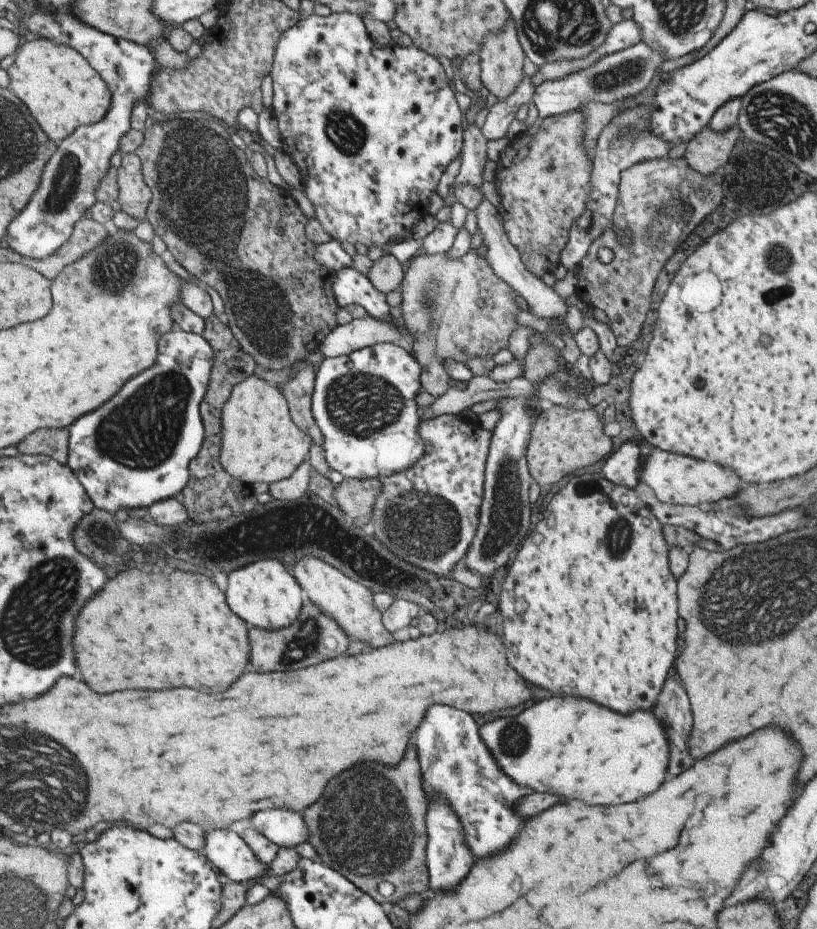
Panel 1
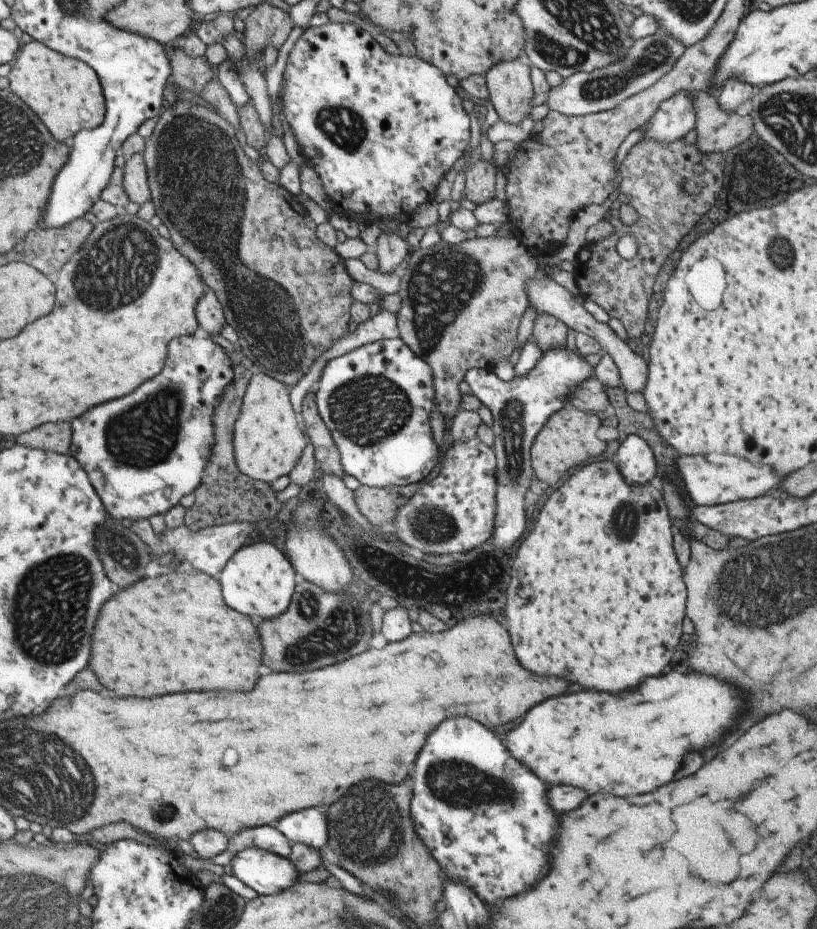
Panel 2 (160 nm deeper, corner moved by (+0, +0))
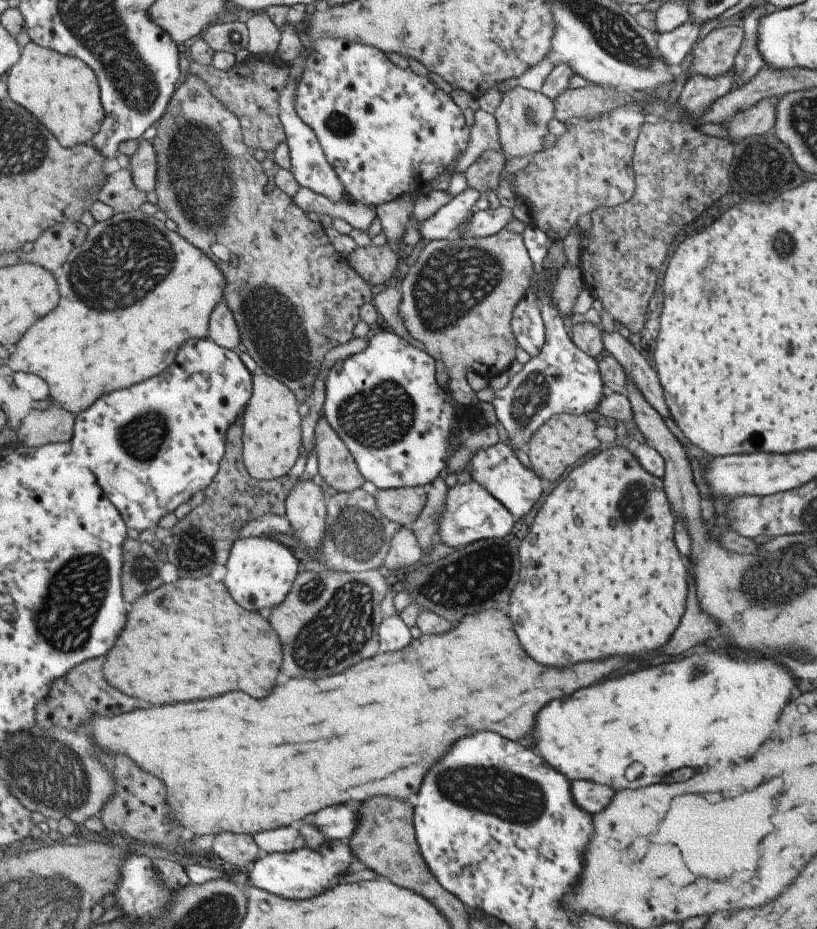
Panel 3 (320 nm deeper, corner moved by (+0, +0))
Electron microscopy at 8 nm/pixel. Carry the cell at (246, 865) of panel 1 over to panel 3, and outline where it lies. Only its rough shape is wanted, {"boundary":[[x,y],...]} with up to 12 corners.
{"boundary":[[349,841],[262,856],[243,882],[319,897],[357,860]]}

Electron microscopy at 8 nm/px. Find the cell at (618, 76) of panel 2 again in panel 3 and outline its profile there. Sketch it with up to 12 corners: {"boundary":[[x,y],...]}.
{"boundary":[[687,20],[656,36],[656,47],[676,70],[694,46],[699,23]]}

